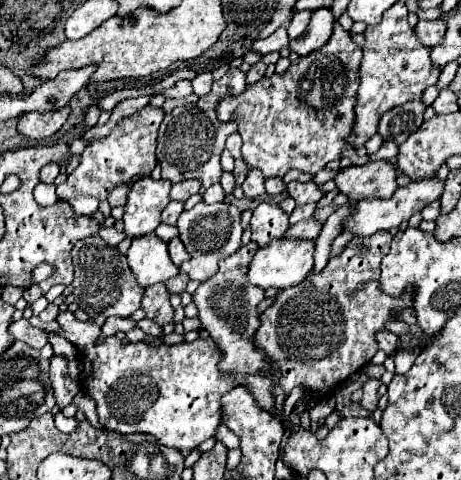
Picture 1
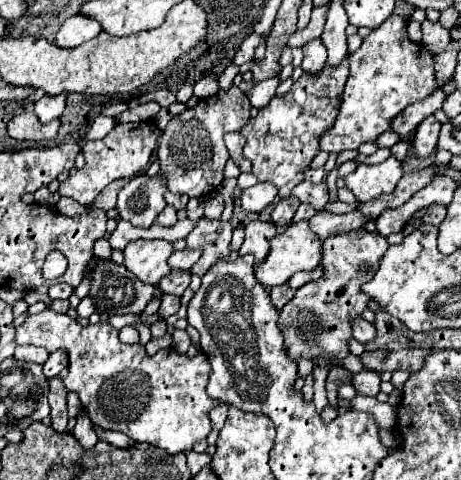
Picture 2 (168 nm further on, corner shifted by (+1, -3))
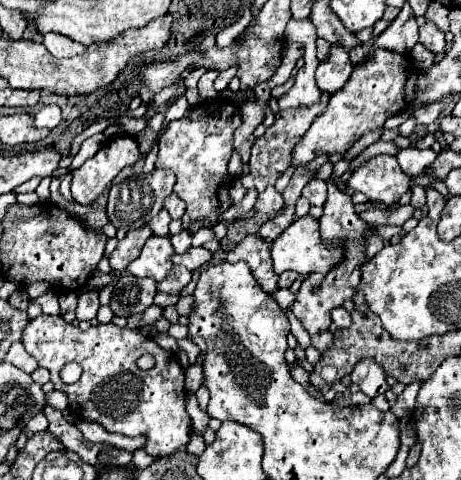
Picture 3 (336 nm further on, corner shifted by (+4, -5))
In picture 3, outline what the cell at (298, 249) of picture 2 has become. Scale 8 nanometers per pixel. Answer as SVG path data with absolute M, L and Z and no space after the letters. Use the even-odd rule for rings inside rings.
M299 217L295 219L271 245L271 257L273 257L273 271L275 275L281 275L283 271L297 271L299 275L311 275L311 273L327 273L329 267L333 267L339 261L339 251L331 251L321 243L319 237L319 223L311 217Z

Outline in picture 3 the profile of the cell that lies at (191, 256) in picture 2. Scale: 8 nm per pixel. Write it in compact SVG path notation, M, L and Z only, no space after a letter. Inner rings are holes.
M191 247L187 253L183 253L183 255L173 255L171 257L171 261L173 261L173 265L181 265L181 267L187 267L189 271L193 271L193 269L197 269L197 267L201 267L201 265L205 265L209 259L211 259L213 255L205 249L205 247Z

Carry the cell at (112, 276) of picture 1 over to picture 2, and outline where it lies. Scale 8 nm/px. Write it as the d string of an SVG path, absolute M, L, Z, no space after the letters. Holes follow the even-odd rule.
M98 259L90 295L96 301L98 313L140 315L154 297L154 287L138 281L124 265L116 265L110 259Z

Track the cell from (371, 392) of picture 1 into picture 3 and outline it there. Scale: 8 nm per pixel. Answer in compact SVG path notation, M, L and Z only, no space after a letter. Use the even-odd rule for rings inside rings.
M363 359L355 365L355 369L351 373L351 383L355 383L359 387L359 391L371 399L381 395L387 389L385 373L379 365L375 365L373 359Z

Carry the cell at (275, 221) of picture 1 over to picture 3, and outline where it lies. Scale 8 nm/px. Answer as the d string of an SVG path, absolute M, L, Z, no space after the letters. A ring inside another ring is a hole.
M247 235L241 243L237 243L235 249L229 251L227 261L245 261L263 291L273 293L277 289L277 275L271 271L269 243L259 235Z

